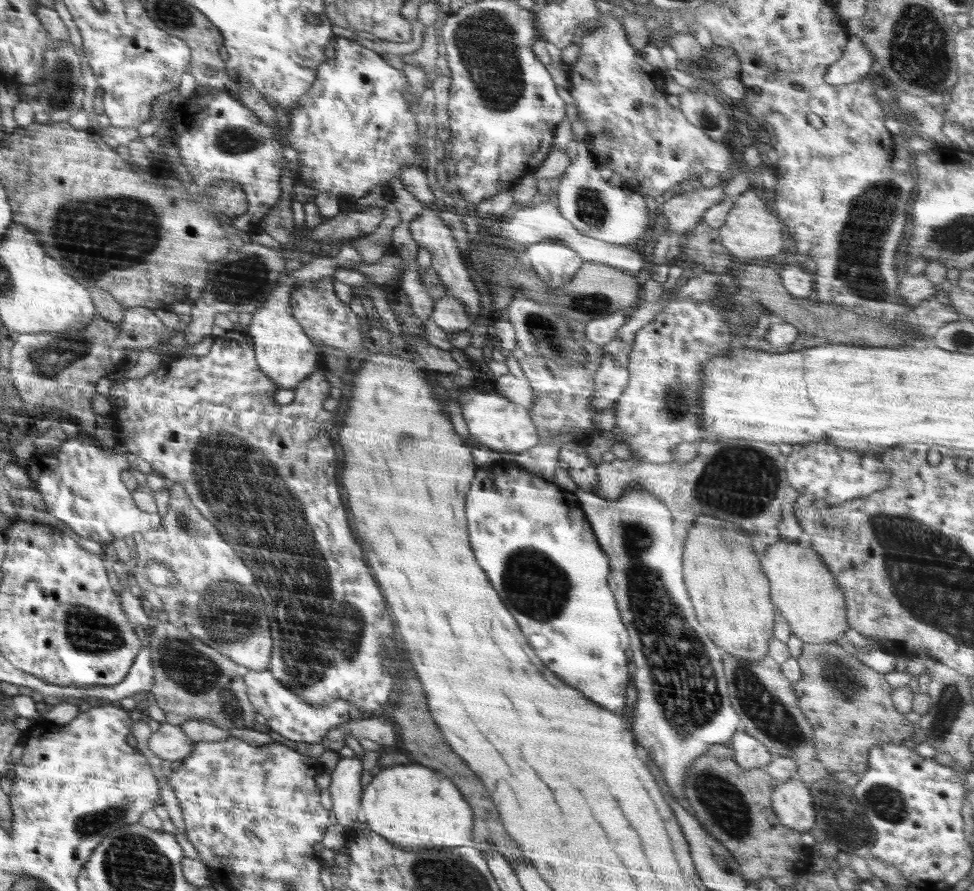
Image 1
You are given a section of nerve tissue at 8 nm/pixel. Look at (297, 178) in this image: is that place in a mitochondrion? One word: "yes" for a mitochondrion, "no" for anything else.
no

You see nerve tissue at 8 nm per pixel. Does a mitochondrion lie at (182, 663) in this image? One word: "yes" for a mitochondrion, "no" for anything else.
yes

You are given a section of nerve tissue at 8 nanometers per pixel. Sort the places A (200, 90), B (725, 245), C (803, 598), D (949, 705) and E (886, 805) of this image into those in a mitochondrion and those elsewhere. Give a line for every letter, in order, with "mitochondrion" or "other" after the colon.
A: other
B: other
C: other
D: mitochondrion
E: mitochondrion

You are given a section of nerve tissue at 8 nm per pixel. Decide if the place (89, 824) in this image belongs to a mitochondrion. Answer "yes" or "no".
yes

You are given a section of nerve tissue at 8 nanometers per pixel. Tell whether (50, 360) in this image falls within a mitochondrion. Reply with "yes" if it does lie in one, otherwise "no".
yes

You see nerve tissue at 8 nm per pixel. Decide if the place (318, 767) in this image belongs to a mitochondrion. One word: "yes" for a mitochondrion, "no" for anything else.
no

